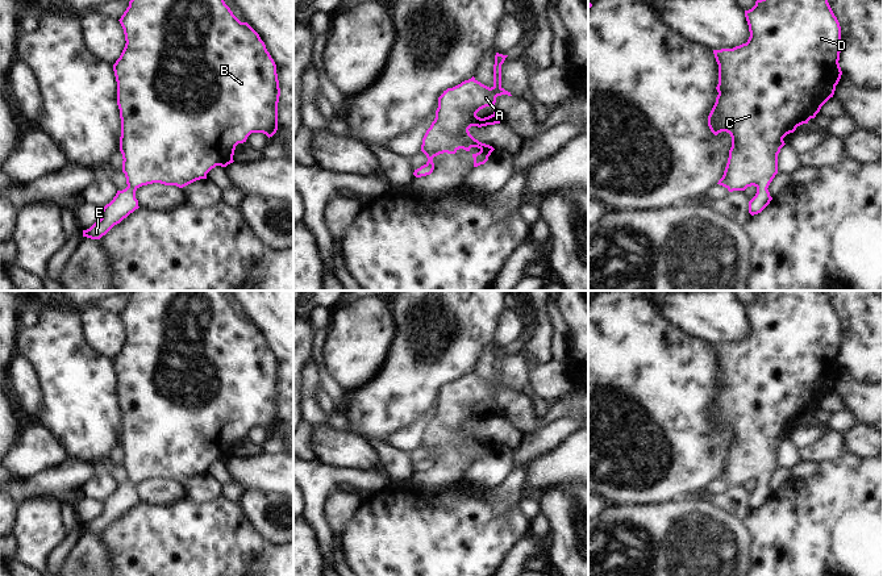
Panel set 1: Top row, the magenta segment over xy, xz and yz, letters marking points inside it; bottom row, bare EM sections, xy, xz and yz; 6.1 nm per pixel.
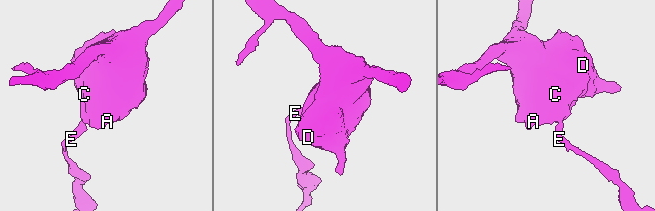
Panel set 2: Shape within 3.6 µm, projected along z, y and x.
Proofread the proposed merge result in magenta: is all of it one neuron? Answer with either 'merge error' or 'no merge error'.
no merge error

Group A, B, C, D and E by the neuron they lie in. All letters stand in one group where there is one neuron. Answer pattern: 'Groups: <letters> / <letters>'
Groups: A B C D E.

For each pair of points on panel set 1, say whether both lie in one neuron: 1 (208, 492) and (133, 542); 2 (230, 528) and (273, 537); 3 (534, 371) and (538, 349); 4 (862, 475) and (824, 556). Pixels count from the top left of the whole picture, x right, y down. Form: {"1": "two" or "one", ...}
{"1": "two", "2": "two", "3": "two", "4": "one"}

